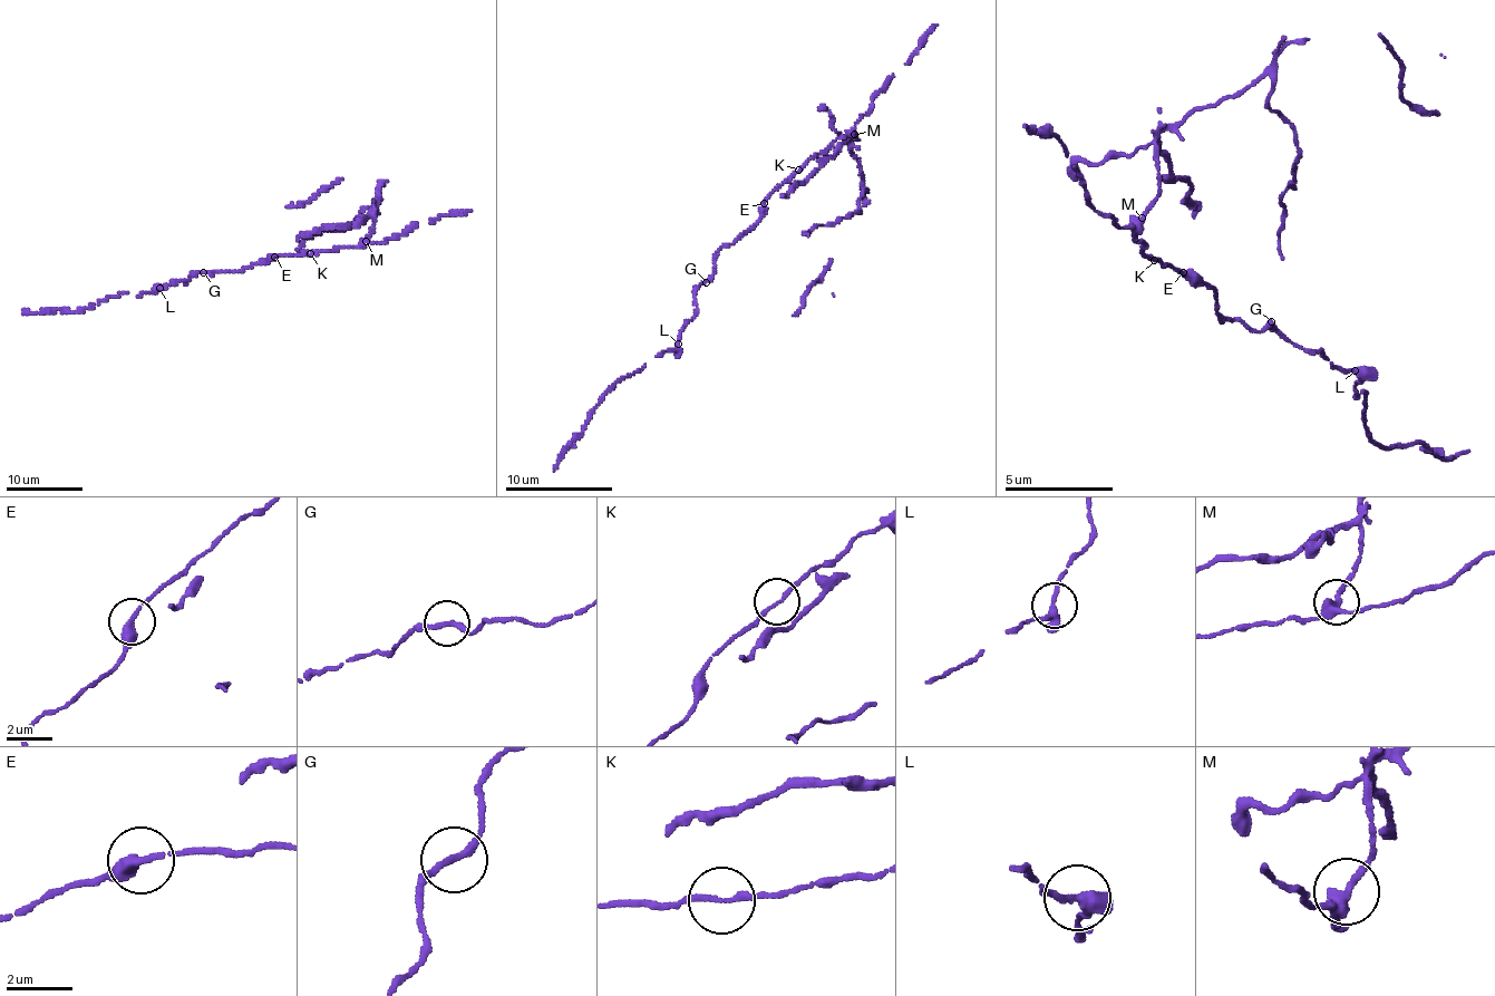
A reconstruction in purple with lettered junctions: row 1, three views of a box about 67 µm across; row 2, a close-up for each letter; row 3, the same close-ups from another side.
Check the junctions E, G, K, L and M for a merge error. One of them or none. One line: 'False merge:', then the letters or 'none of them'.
False merge: M

